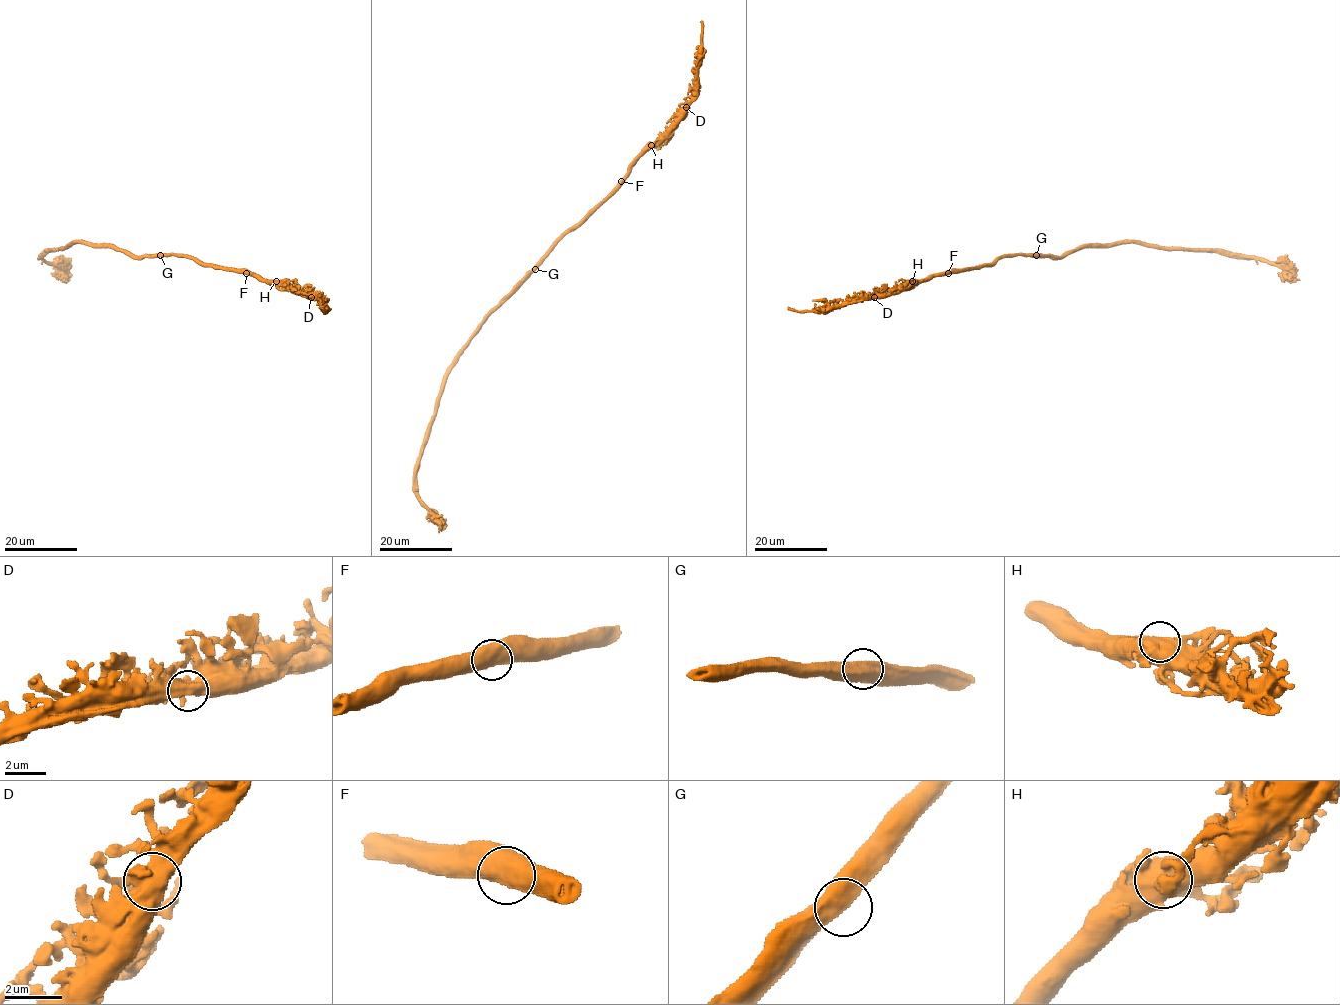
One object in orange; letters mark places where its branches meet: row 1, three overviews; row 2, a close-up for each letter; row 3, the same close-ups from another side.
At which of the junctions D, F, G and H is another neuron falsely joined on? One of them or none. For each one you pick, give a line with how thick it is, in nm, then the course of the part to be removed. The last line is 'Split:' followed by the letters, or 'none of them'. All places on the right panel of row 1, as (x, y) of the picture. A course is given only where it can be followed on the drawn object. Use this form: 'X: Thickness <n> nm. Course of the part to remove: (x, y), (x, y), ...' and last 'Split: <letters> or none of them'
Split: none of them

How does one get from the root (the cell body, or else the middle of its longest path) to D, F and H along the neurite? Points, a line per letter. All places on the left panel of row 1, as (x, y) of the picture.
D: (158, 256), (186, 255), (206, 264), (247, 271), (311, 297)
F: (158, 256), (186, 255), (206, 264), (246, 273)
H: (158, 256), (186, 255), (206, 264), (247, 271), (276, 281)

